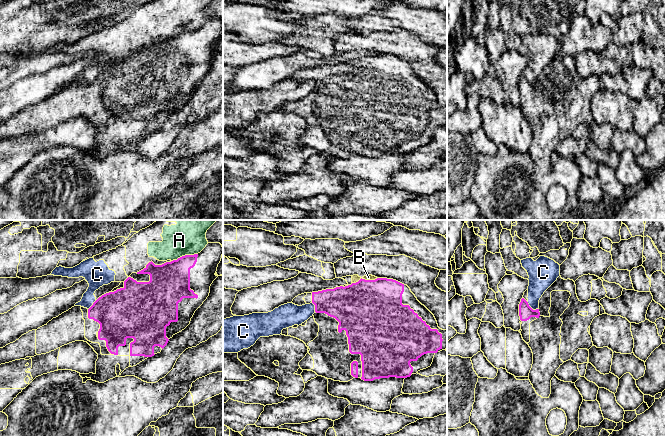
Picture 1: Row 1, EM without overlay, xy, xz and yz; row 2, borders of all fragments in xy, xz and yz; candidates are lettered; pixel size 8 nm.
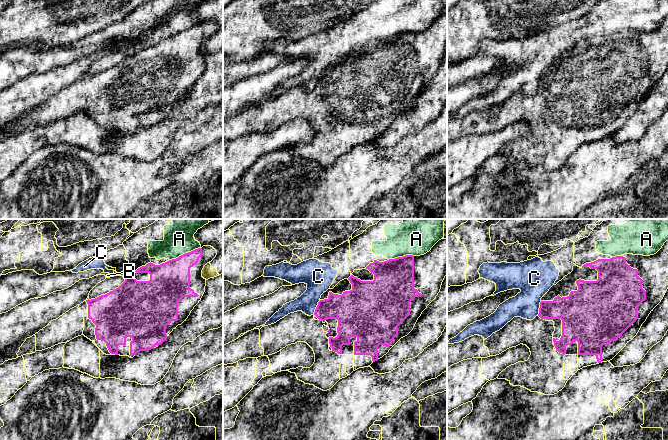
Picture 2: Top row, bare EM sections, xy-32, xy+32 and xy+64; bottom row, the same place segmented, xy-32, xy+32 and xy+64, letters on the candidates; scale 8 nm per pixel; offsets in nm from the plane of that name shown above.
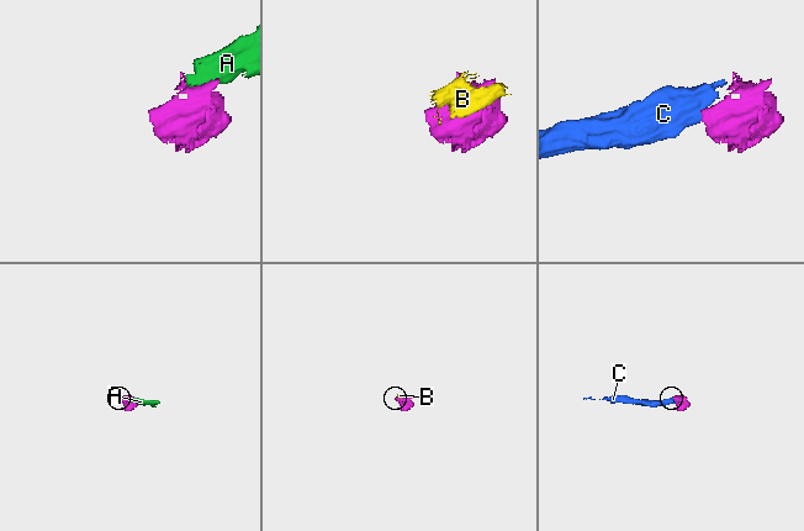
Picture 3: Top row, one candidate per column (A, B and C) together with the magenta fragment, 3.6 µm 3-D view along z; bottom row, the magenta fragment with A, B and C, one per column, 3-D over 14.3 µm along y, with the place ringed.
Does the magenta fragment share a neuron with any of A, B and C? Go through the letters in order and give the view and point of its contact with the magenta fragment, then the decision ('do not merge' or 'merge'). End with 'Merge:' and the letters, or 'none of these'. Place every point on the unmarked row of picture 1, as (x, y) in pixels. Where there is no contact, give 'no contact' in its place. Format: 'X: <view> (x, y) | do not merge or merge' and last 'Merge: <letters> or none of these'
A: xy (185, 31) | do not merge
B: xz (364, 55) | do not merge
C: yz (531, 84) | do not merge
Merge: none of these

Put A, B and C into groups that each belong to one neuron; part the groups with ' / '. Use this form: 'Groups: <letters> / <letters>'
Groups: A C / B

